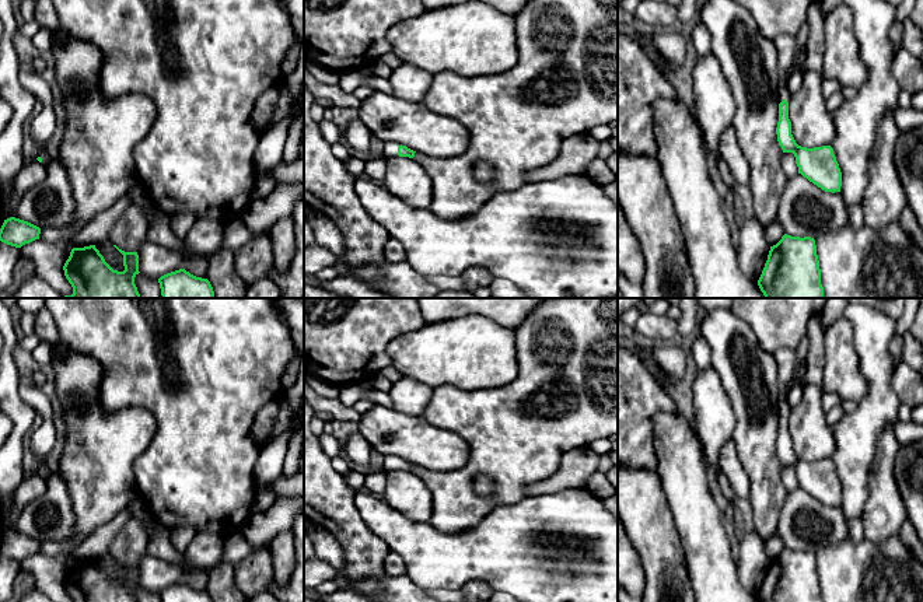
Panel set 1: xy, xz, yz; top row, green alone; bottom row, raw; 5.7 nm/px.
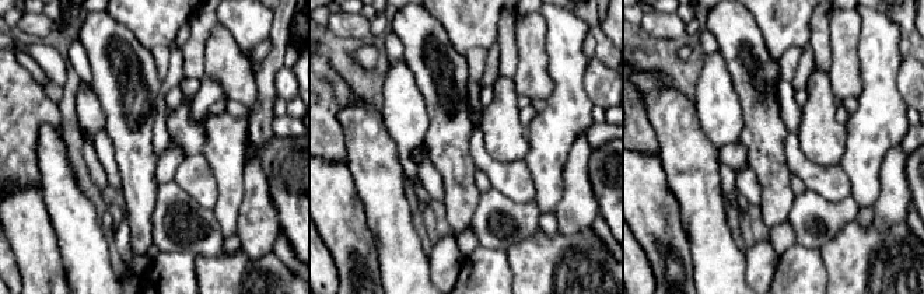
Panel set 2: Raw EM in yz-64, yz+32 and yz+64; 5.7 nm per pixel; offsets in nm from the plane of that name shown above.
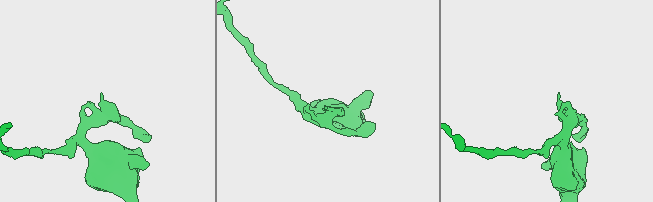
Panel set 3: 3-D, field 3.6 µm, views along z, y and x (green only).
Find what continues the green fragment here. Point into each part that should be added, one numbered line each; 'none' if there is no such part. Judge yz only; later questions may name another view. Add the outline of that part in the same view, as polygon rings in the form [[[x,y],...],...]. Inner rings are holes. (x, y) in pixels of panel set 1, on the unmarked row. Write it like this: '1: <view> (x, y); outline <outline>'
1: yz (799, 373); outline [[[805,363],[797,364],[793,372],[793,378],[787,384],[782,385],[780,395],[779,395],[779,417],[783,413],[790,416],[791,407],[787,402],[787,393],[794,385],[797,385],[804,378],[805,370],[807,370]]]

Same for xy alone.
none

